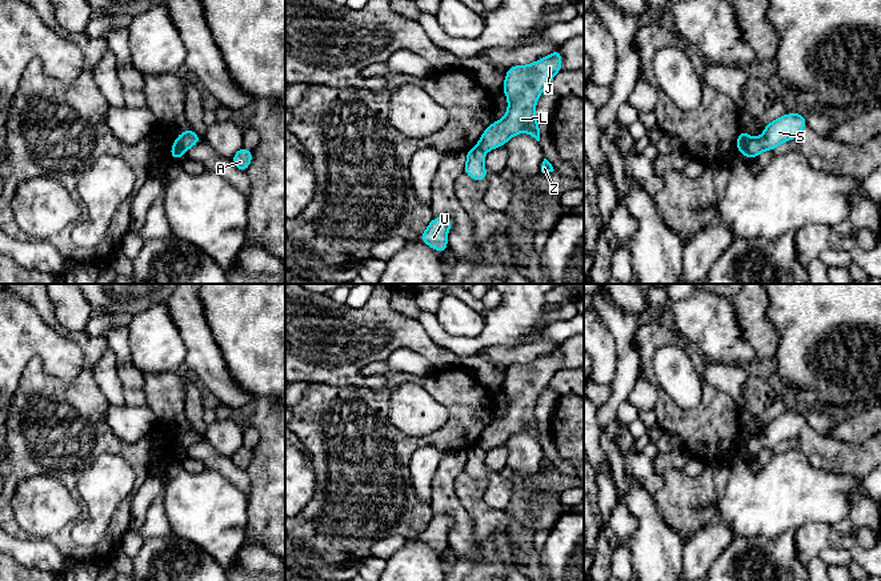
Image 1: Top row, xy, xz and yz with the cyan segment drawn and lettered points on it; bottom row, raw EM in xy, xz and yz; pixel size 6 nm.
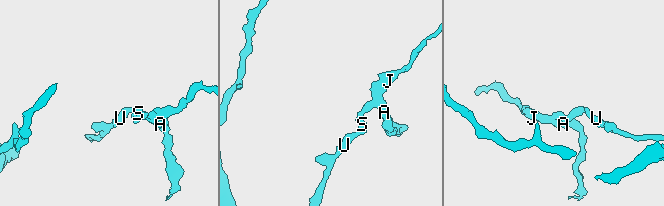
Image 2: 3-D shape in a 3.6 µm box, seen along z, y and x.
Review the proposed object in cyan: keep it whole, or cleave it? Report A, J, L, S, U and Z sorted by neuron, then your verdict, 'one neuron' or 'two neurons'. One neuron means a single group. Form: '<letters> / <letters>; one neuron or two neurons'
A J L Z / S U; two neurons

